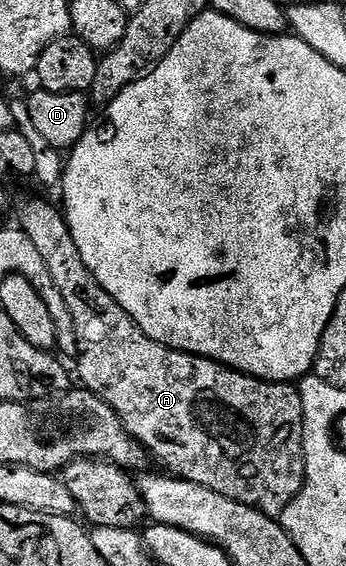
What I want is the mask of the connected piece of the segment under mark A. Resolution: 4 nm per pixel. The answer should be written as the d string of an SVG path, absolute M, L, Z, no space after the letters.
M22 198L18 202L18 222L17 225L32 240L33 246L40 252L44 264L48 264L48 273L52 275L52 280L56 283L56 288L60 288L60 296L64 296L64 304L68 304L68 312L72 312L72 324L76 324L76 344L78 353L78 374L82 377L81 385L85 389L91 390L96 396L100 396L116 412L116 416L124 424L124 428L142 445L147 455L159 462L163 471L169 472L173 477L182 478L185 482L192 484L204 484L204 488L212 488L212 492L220 492L220 496L228 496L228 500L236 500L245 506L254 506L260 512L267 514L269 518L278 518L296 500L300 488L306 479L306 469L304 468L304 408L300 400L300 392L297 385L288 382L266 382L262 378L253 378L250 374L245 374L239 370L233 370L231 366L217 362L214 358L202 358L199 354L185 354L182 350L173 350L140 332L140 328L104 292L104 288L98 286L96 276L88 272L88 264L80 260L80 248L76 248L76 240L72 240L72 232L66 223L66 215L57 205L45 202L42 198Z

